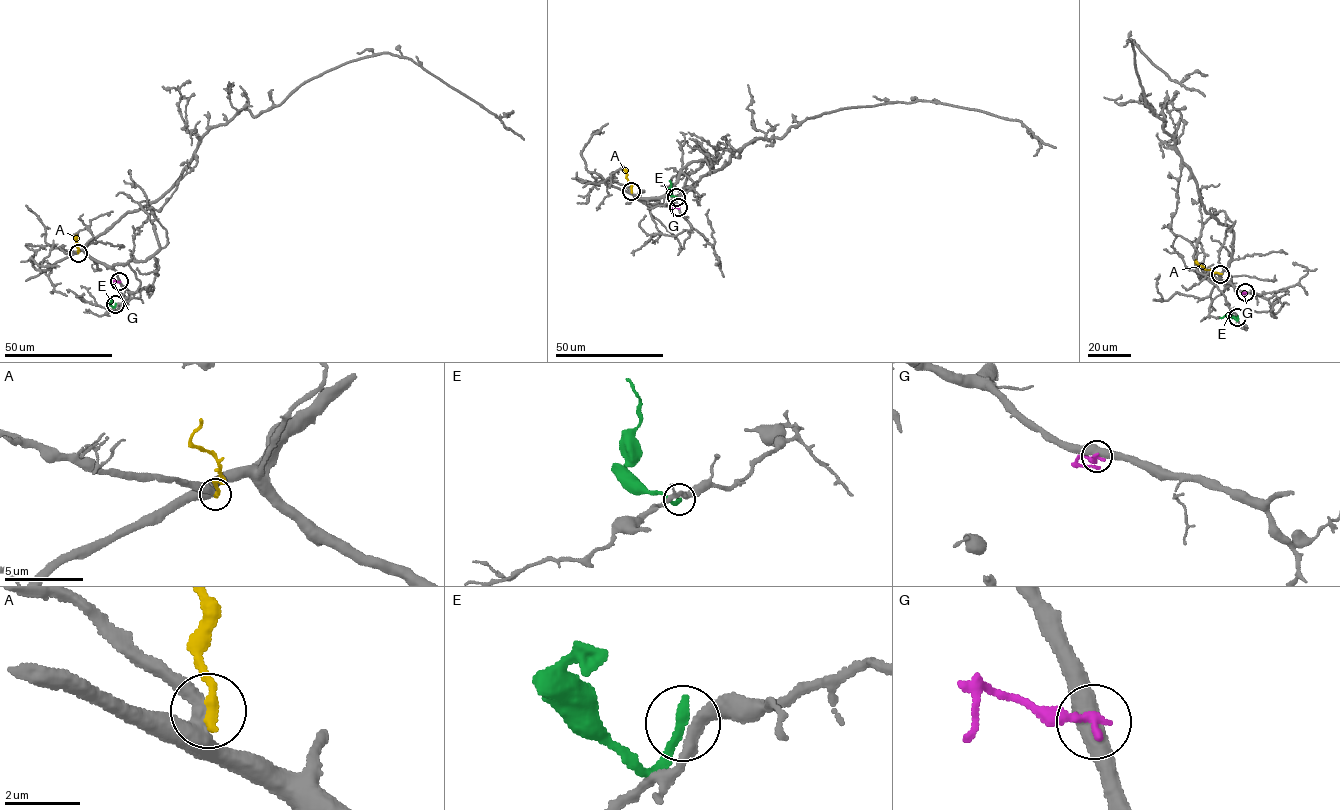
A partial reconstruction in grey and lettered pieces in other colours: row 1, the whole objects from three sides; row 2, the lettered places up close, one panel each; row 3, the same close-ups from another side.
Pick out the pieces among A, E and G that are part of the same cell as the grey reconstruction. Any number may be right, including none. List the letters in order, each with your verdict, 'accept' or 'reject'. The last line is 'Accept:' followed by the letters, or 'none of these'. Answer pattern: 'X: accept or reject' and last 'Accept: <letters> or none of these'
A: reject
E: reject
G: reject
Accept: none of these

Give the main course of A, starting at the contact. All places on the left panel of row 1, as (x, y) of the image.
A: (78, 253), (74, 245), (76, 235)

